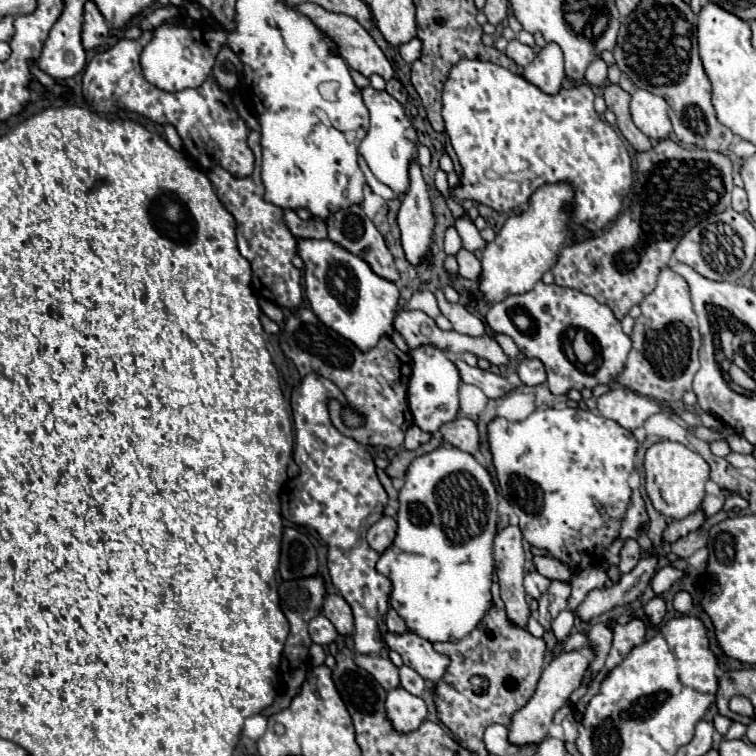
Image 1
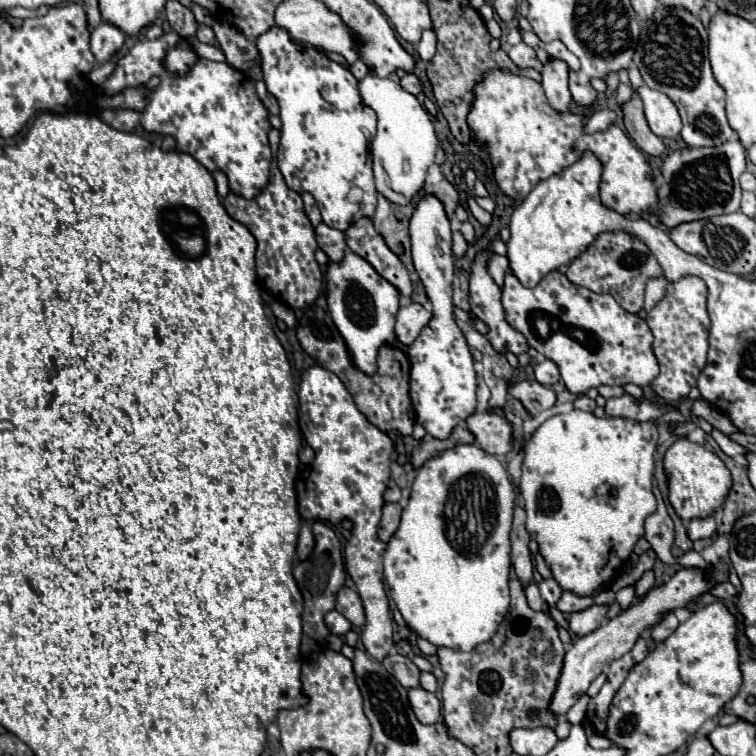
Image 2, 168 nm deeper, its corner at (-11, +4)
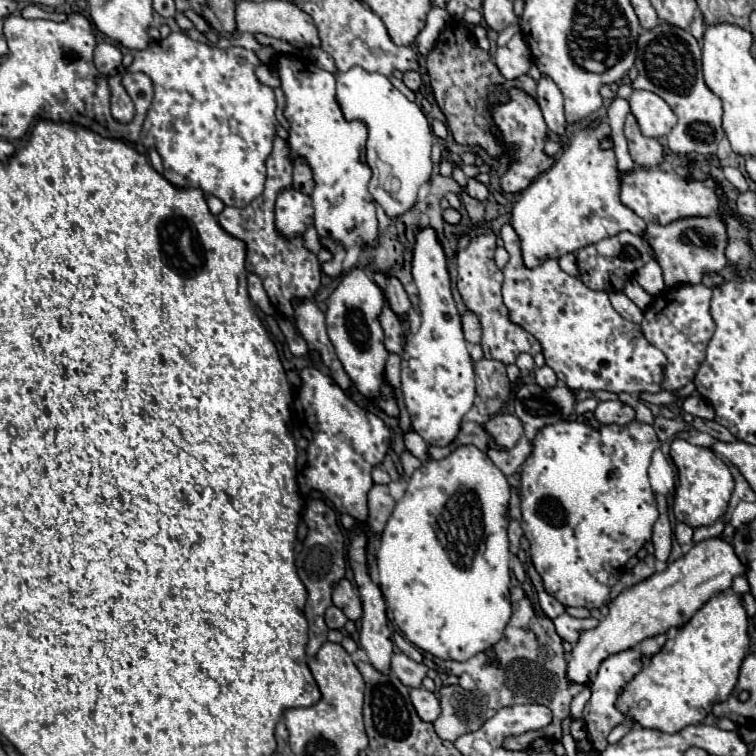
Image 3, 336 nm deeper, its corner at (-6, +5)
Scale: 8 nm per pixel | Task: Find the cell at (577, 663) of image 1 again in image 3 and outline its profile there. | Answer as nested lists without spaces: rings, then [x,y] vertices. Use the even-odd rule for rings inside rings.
[[[714,537],[696,543],[686,555],[670,563],[666,571],[654,573],[646,581],[640,581],[610,601],[608,615],[598,623],[598,627],[580,635],[580,641],[568,661],[570,681],[586,683],[596,675],[606,657],[632,649],[644,639],[668,633],[672,627],[686,625],[712,595],[726,591],[738,575],[746,575],[746,565],[736,557],[734,547],[728,541]]]

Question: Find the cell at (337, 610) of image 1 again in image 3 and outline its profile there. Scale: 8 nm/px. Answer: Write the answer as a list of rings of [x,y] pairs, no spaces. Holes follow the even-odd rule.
[[[340,579],[340,583],[334,587],[334,605],[340,607],[348,619],[358,621],[362,615],[362,601],[358,591],[352,587],[352,583],[348,579]]]

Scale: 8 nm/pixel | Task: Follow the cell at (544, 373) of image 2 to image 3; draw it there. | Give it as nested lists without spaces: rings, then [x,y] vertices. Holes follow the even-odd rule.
[[[544,365],[544,367],[538,367],[536,369],[536,383],[542,387],[542,389],[552,389],[556,385],[556,373]]]

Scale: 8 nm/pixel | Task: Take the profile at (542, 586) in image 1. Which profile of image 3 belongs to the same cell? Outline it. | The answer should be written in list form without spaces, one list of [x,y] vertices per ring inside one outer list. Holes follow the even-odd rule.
[[[544,591],[538,595],[538,601],[540,601],[540,607],[542,607],[542,613],[544,613],[546,617],[550,617],[550,619],[554,619],[554,617],[558,617],[558,615],[562,615],[562,613],[566,611],[560,601],[556,601],[554,597],[550,597],[550,595],[544,593]]]

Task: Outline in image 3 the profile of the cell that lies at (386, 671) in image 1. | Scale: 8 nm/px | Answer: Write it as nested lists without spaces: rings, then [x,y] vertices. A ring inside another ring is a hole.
[[[396,653],[392,657],[392,673],[406,685],[406,687],[420,687],[422,679],[426,677],[428,667],[424,663],[412,661],[404,653]]]

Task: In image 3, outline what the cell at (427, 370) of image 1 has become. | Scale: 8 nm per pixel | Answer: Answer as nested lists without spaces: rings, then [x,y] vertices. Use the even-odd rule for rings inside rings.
[[[424,227],[416,237],[412,275],[414,275],[416,287],[420,291],[422,325],[420,325],[418,333],[412,335],[408,339],[408,343],[404,345],[402,393],[404,393],[408,413],[412,417],[414,431],[420,433],[422,439],[428,445],[442,445],[444,447],[444,445],[450,445],[454,441],[454,437],[458,435],[462,417],[470,411],[470,407],[474,403],[476,389],[474,389],[474,365],[472,365],[470,353],[466,349],[466,341],[464,341],[464,335],[462,335],[462,321],[460,321],[460,315],[458,315],[458,309],[454,305],[452,291],[450,291],[450,277],[448,277],[448,269],[446,269],[446,257],[444,257],[444,251],[442,251],[442,247],[436,239],[434,229],[430,229],[430,227]]]

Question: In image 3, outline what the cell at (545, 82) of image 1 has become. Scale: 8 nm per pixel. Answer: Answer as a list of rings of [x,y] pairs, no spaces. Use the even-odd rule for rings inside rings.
[[[542,77],[538,81],[536,101],[538,101],[540,109],[542,109],[542,115],[544,115],[544,121],[548,125],[548,131],[562,137],[566,133],[564,103],[562,103],[560,89],[554,85],[554,81],[550,81],[550,77]]]

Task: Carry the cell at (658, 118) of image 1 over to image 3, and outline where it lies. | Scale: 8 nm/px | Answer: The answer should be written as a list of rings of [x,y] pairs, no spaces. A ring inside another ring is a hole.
[[[634,91],[628,99],[630,111],[636,117],[642,135],[664,137],[676,125],[676,115],[668,103],[652,91]]]

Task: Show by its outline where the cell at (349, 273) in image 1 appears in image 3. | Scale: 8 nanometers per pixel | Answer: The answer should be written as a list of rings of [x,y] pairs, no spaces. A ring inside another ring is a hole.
[[[352,269],[352,273],[344,275],[340,285],[334,289],[328,301],[326,311],[326,325],[328,337],[336,349],[344,371],[348,373],[350,381],[364,397],[378,397],[384,381],[384,365],[388,353],[382,345],[382,329],[378,329],[378,309],[384,307],[382,291],[362,269]]]

